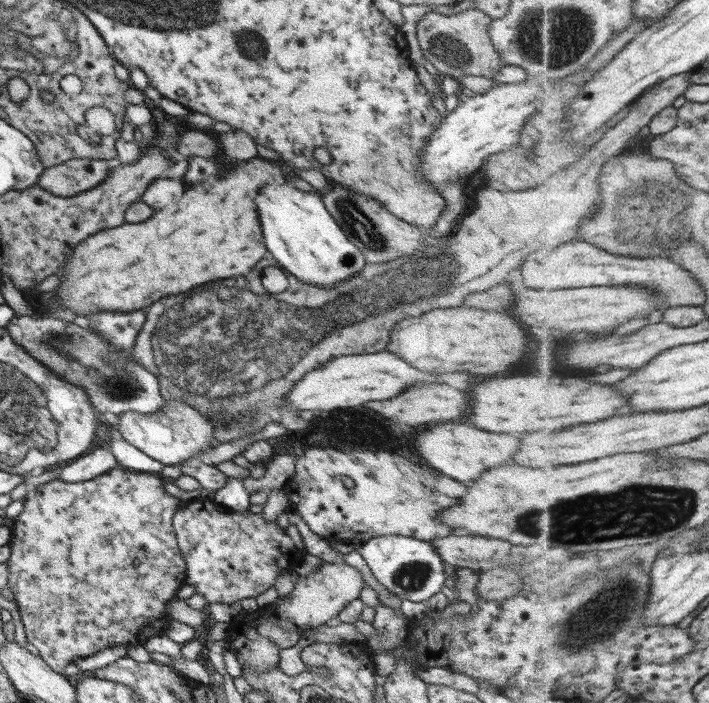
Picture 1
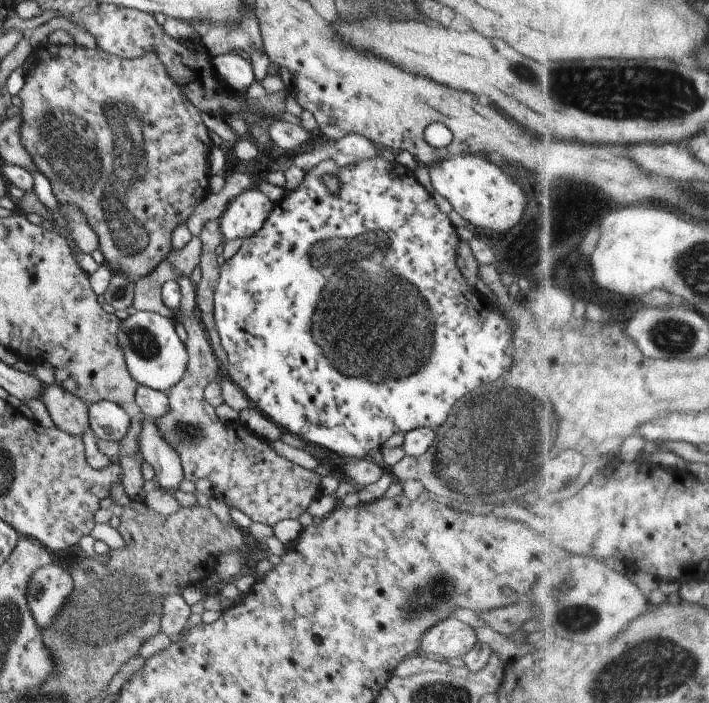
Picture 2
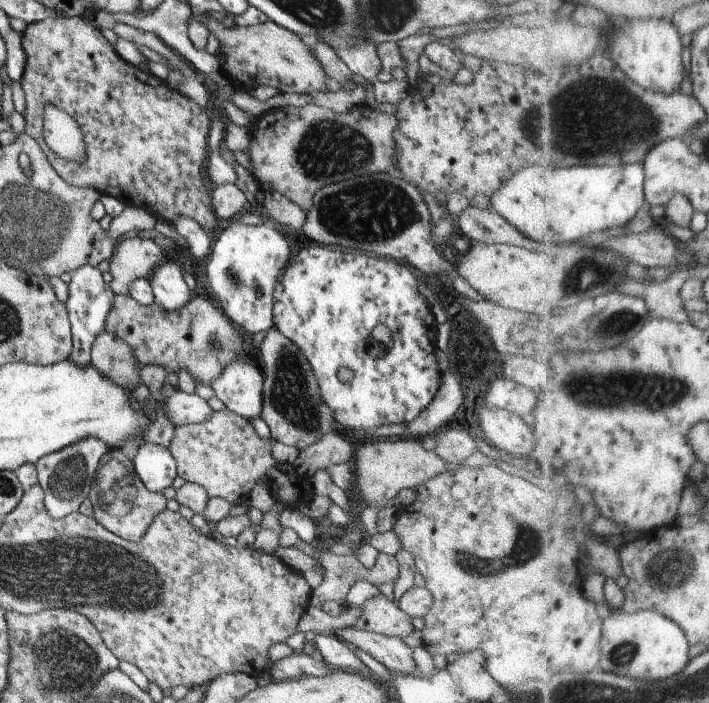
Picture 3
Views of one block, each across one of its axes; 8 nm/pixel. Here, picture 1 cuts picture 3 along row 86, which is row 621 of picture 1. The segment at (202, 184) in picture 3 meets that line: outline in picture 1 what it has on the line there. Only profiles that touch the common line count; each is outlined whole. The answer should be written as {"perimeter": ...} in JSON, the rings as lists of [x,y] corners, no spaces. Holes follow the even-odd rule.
{"perimeter":[[[119,466],[106,472],[106,474],[85,482],[53,480],[37,487],[30,487],[23,503],[24,510],[13,520],[14,526],[11,528],[11,538],[8,545],[11,548],[11,555],[5,562],[9,570],[7,587],[14,592],[14,599],[18,603],[21,619],[25,626],[27,642],[38,648],[39,657],[51,669],[54,669],[54,672],[63,674],[64,668],[75,662],[77,658],[92,656],[105,648],[120,645],[126,646],[128,649],[144,647],[149,638],[167,630],[172,618],[166,614],[166,607],[168,607],[168,603],[176,600],[176,593],[186,584],[187,564],[178,547],[172,522],[173,516],[182,503],[166,492],[161,476],[123,469]]]}

